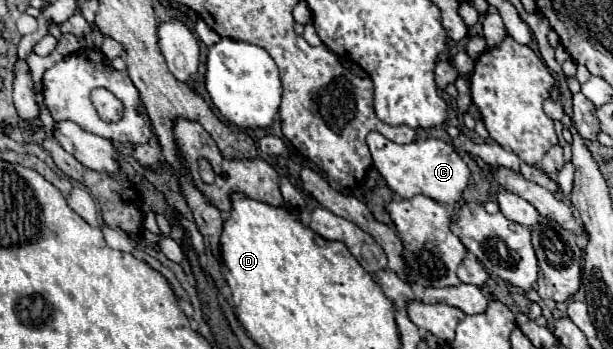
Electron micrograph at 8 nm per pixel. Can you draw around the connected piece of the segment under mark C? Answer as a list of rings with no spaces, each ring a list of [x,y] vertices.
[[[370,131],[366,141],[376,169],[382,173],[388,187],[396,195],[404,199],[426,195],[442,205],[454,205],[462,197],[462,191],[466,189],[470,179],[470,169],[450,143],[444,143],[440,139],[424,139],[408,145],[398,145],[378,131]]]

